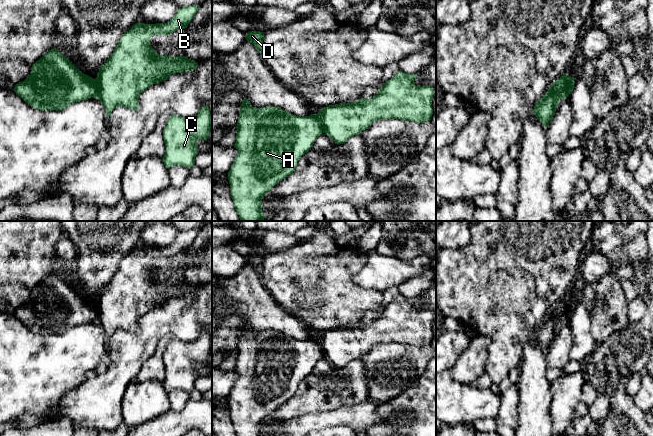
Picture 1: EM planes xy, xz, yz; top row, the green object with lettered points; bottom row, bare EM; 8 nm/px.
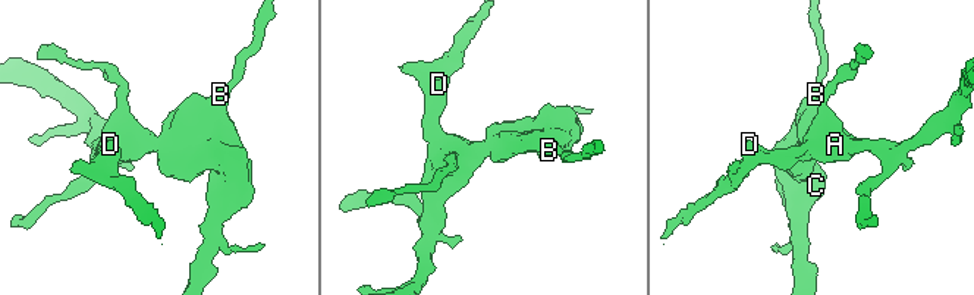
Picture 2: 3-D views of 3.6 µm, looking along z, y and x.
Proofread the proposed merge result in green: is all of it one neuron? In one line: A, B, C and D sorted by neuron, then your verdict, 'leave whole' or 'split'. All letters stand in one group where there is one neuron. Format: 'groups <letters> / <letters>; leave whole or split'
groups A D / B C; split

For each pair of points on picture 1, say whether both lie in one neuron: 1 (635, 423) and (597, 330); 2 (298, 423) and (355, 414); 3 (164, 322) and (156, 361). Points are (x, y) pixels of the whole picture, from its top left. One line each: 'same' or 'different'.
1: different
2: same
3: different

